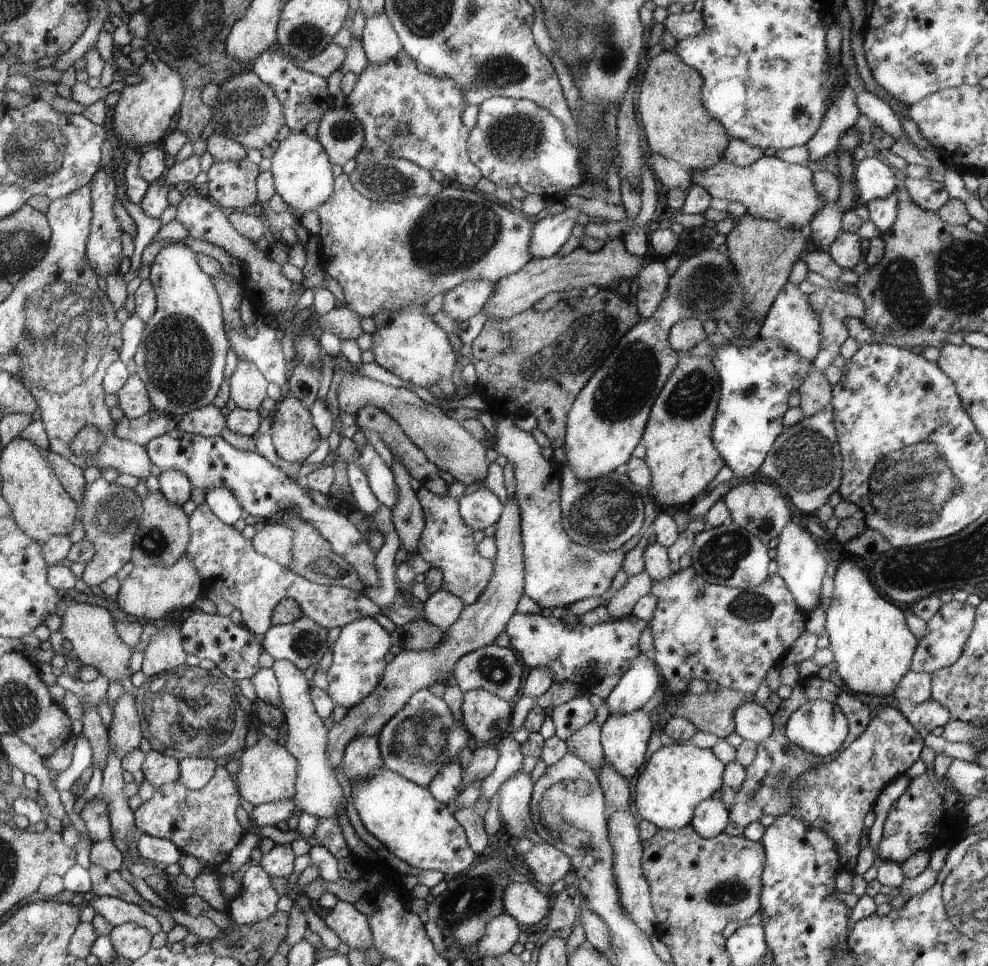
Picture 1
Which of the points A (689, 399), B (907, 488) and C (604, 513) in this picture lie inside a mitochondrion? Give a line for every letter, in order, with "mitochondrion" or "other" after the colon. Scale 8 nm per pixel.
A: mitochondrion
B: mitochondrion
C: mitochondrion

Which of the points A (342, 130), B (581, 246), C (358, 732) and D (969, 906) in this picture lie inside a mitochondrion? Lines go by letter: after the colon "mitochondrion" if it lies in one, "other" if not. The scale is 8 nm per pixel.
A: mitochondrion
B: other
C: other
D: mitochondrion

